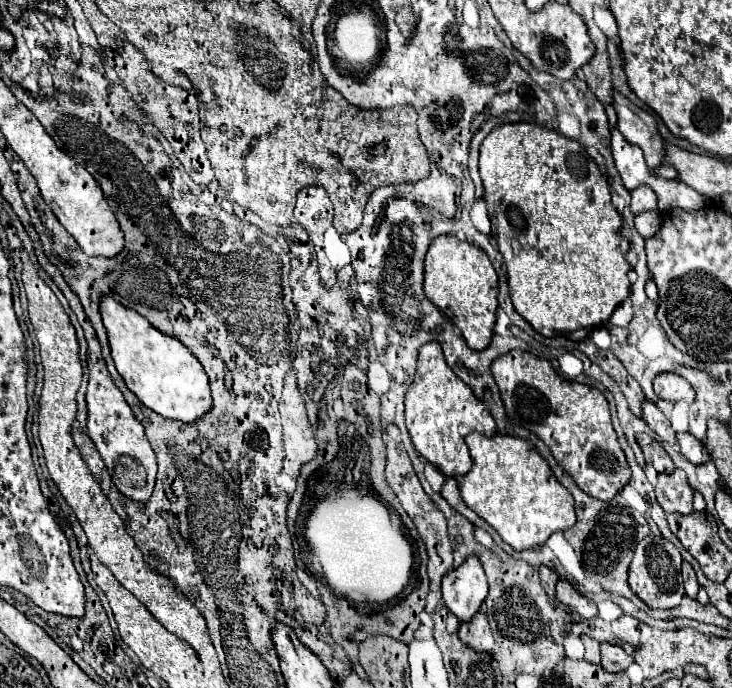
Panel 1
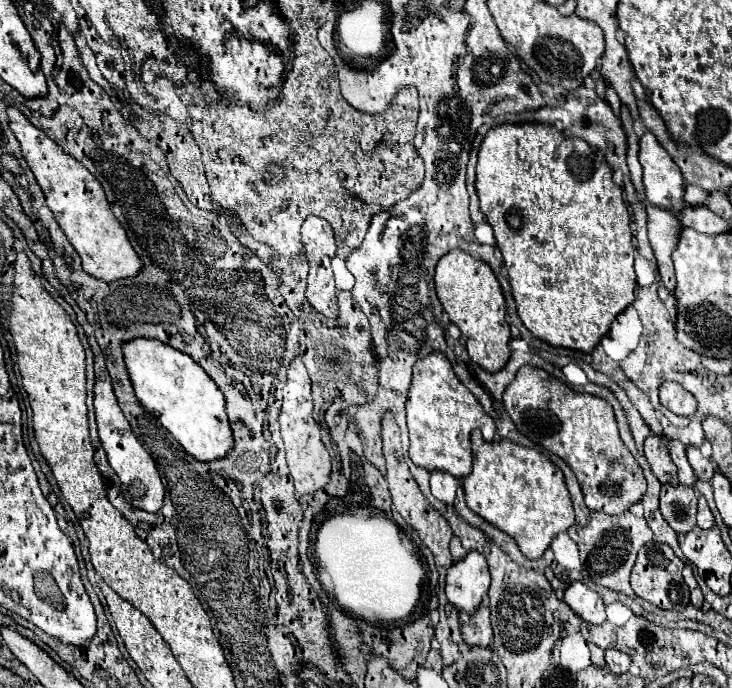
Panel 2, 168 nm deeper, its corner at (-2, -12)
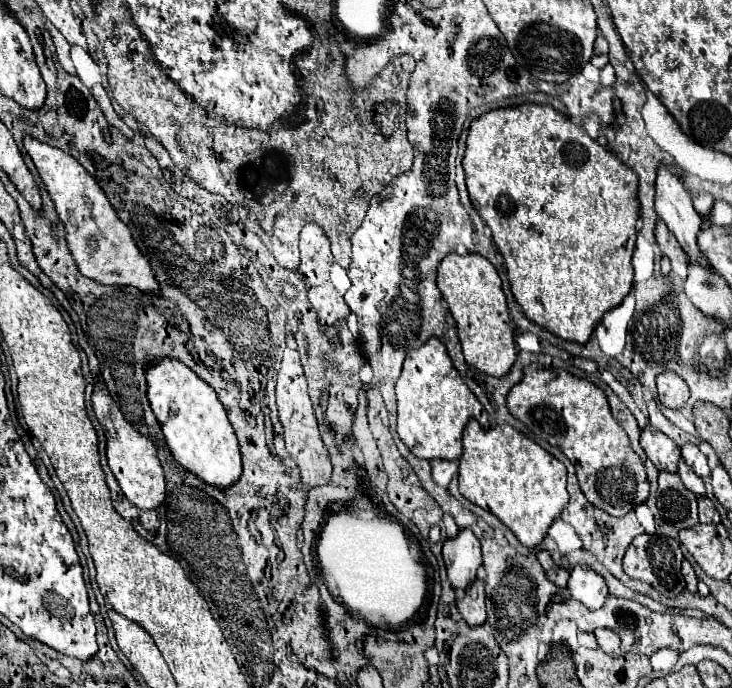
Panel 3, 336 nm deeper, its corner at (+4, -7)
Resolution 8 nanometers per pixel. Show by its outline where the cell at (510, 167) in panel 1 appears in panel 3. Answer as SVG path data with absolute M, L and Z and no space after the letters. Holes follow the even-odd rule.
M550 105L494 109L474 119L462 165L470 201L492 229L492 239L508 269L512 293L524 315L566 341L586 343L602 315L620 305L632 289L630 259L638 219L638 177L634 177L634 171Z

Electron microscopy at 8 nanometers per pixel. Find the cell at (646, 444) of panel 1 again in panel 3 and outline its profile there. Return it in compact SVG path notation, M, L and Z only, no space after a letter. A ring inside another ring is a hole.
M648 425L640 435L640 445L658 471L676 473L676 469L678 469L678 455L674 451L676 447L664 433L660 433L658 429Z

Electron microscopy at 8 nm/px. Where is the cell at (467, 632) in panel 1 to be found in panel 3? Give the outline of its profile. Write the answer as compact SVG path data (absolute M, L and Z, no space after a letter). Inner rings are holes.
M474 581L466 591L464 599L458 601L458 611L462 613L462 619L468 627L478 627L486 621L486 609L484 609L484 583Z

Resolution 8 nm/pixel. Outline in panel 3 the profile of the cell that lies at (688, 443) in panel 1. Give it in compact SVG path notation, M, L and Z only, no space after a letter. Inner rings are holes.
M692 443L682 445L682 459L696 471L698 477L702 477L702 479L710 477L710 467L706 463L706 457L698 451L696 445L692 445Z

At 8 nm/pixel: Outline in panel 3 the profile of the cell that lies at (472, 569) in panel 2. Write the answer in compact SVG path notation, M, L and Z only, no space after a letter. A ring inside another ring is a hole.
M462 529L456 539L444 541L444 565L448 581L454 589L466 589L474 583L476 571L482 565L480 541L470 529Z

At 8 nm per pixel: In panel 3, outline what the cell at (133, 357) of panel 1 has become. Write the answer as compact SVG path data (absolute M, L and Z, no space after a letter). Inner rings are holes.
M172 357L148 361L144 377L148 385L146 391L150 407L164 431L166 445L172 451L174 459L210 485L232 485L242 471L238 439L230 421L226 419L226 411L216 391L206 381L202 381L190 367Z

